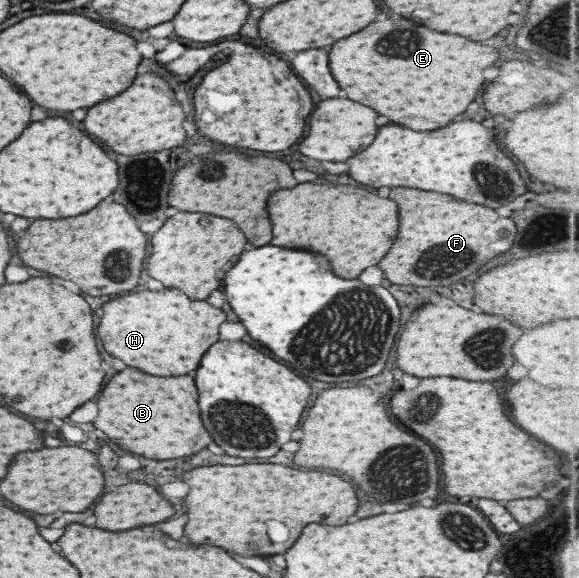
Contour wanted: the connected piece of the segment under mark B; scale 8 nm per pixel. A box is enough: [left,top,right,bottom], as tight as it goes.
[94,367,212,461]

